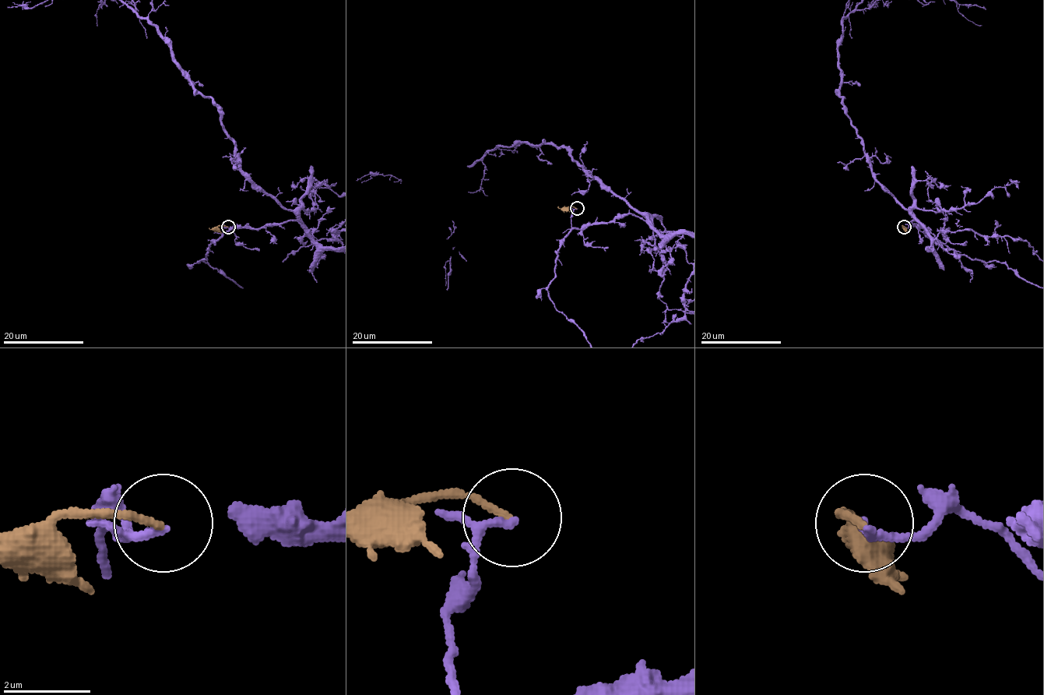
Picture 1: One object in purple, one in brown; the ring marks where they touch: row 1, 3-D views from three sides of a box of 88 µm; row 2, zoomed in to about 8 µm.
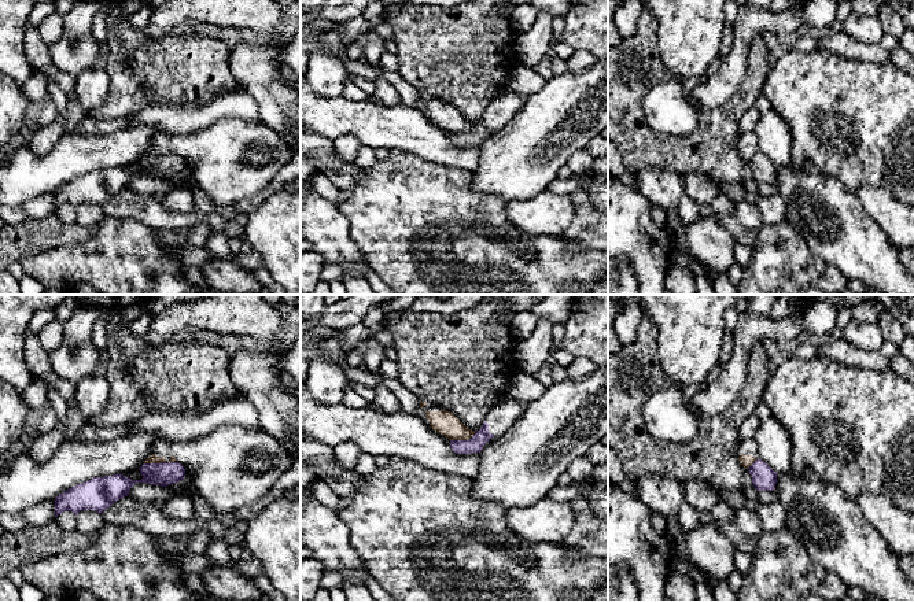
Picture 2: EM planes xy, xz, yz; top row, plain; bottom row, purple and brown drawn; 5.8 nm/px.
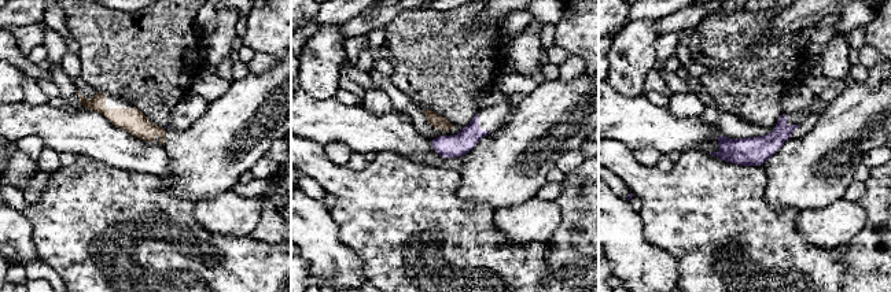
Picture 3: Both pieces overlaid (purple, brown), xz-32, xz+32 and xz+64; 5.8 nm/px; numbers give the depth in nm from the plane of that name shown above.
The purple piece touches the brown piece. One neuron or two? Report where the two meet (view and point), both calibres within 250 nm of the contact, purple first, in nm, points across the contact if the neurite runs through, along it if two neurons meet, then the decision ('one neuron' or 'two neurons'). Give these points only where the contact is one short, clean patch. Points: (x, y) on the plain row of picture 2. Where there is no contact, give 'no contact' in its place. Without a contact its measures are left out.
xz (463, 133) | 90/140 nm | along xz (475, 124), (467, 132), (450, 133) | two neurons

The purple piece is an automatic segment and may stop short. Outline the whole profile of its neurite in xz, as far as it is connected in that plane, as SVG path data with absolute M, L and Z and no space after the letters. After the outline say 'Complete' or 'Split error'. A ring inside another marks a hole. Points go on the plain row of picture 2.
M516 92L493 99L482 121L468 133L450 133L450 141L456 147L480 145L493 130L504 128L523 107L523 97Z. Split error

